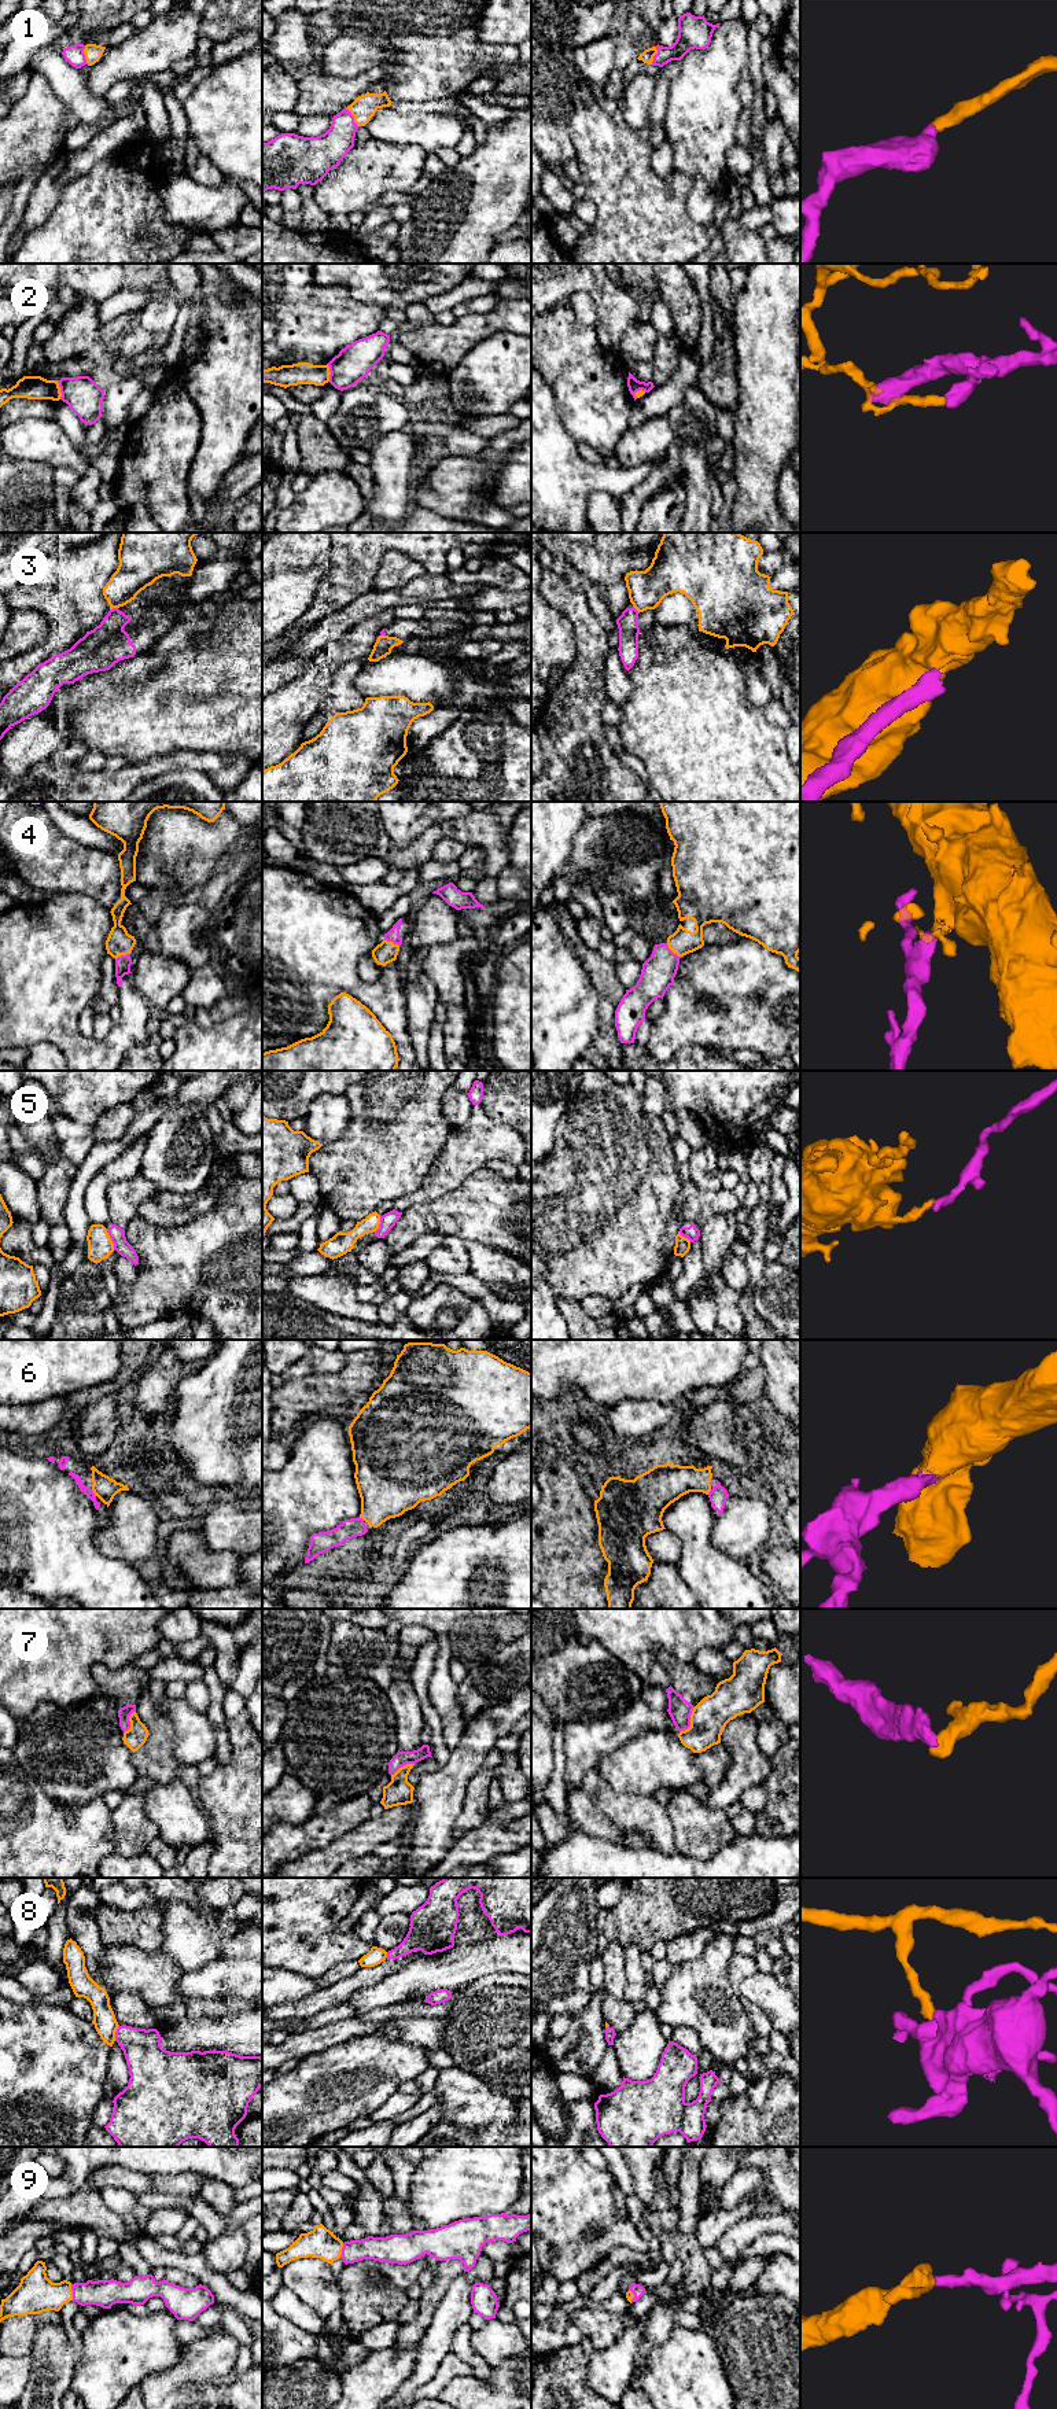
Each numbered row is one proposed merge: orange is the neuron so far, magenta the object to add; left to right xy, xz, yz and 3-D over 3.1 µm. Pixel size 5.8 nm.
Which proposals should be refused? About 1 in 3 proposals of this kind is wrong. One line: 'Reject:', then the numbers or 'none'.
Reject: 2, 3, 5, 7, 8

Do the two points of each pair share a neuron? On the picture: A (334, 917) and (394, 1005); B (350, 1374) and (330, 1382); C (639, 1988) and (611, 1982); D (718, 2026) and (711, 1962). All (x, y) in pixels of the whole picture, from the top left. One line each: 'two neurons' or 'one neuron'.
A: one neuron
B: one neuron
C: two neurons
D: one neuron

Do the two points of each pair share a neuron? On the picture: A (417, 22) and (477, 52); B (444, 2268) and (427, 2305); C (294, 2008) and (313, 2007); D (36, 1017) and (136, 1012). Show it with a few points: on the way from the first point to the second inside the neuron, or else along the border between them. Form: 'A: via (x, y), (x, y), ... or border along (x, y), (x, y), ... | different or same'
A: border along (471, 26), (463, 26), (450, 33), (407, 33) | different
B: via (444, 2277), (431, 2295) | same
C: via (298, 2008), (309, 2007) | same
D: via (63, 1034), (80, 1050), (109, 1050), (120, 1039) | same

